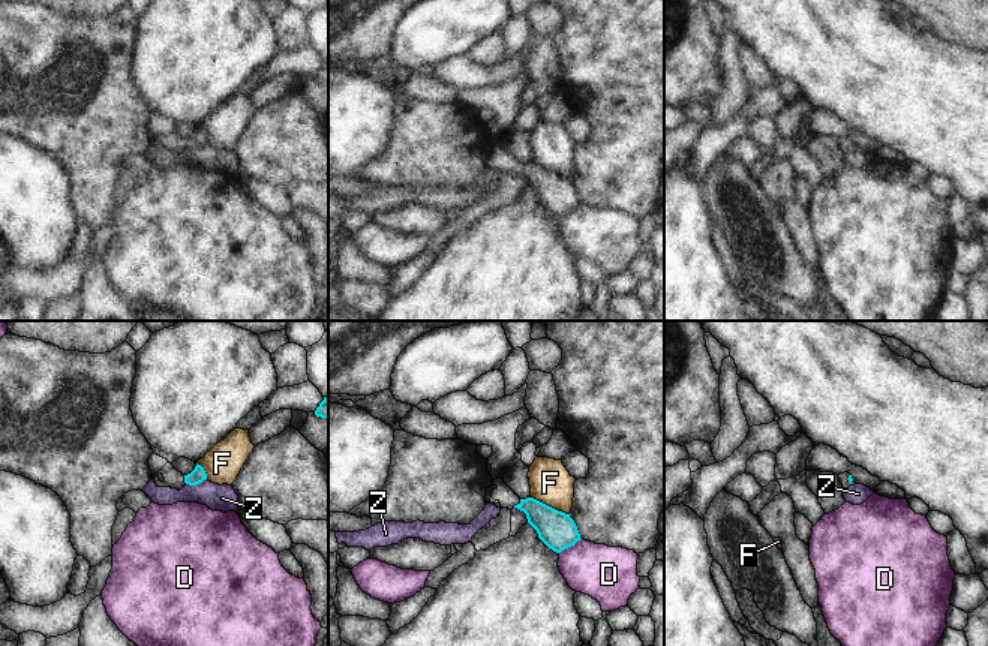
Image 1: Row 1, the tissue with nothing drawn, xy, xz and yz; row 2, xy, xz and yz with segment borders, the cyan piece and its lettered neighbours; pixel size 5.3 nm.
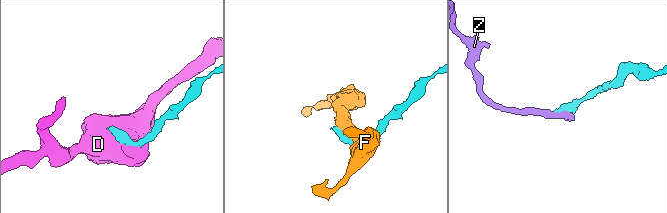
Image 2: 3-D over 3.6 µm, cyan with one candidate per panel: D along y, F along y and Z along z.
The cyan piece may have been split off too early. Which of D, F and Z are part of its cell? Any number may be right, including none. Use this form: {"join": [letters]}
{"join": []}

